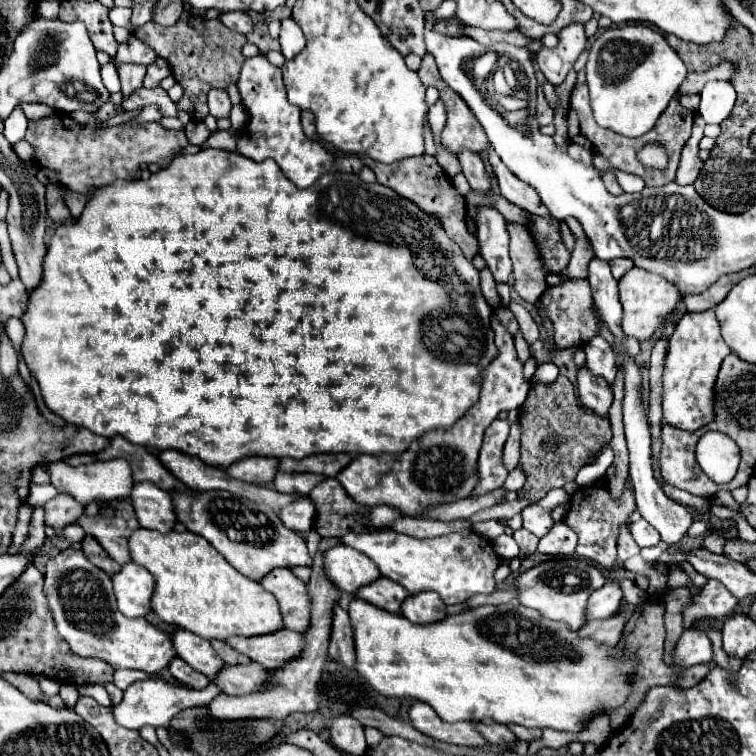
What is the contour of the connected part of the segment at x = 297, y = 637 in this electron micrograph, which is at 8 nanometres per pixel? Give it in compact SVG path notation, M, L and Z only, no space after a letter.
M280 629L270 635L260 635L260 637L232 637L228 639L228 645L234 649L240 649L242 655L246 655L252 661L258 661L266 665L268 669L276 671L286 665L286 661L300 657L304 649L304 637L302 633L290 631L290 629Z

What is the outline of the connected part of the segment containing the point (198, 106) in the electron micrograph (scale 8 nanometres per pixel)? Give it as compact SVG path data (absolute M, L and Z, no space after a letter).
M184 11L180 21L172 27L160 27L154 21L148 21L136 31L136 37L148 43L160 57L166 57L166 61L170 63L172 75L184 87L184 97L178 101L178 107L188 111L194 121L204 121L204 117L208 115L208 91L214 87L226 89L230 83L238 81L244 63L244 55L240 53L240 49L246 43L246 37L240 33L232 33L218 19L204 19L204 33L200 33L192 29L190 19L192 13Z

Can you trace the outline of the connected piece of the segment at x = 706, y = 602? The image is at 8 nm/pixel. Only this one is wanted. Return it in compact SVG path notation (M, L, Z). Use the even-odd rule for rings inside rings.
M710 579L702 593L694 597L694 603L684 609L684 627L690 629L700 619L722 619L730 611L734 611L736 605L738 599L728 593L728 589L720 585L720 581Z

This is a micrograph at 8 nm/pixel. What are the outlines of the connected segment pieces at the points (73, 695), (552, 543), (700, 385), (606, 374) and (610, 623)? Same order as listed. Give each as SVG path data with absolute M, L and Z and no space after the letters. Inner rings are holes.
M62 685L62 687L60 687L60 697L62 697L62 701L64 701L68 707L74 707L80 695L78 695L78 691L76 691L74 685Z
M564 521L554 523L554 527L538 543L538 551L546 555L572 555L576 549L576 533L564 525Z
M714 309L704 313L688 313L678 321L664 357L662 425L672 425L694 433L714 419L714 385L720 365L728 353L730 347L720 337L720 325Z
M594 337L584 345L584 353L586 353L588 369L592 369L594 375L600 375L608 383L612 383L616 375L616 365L610 345L602 337Z
M616 613L616 615L608 617L606 621L588 621L580 629L580 635L582 637L592 637L598 643L616 645L622 639L622 631L624 631L626 621L628 621L626 613Z

